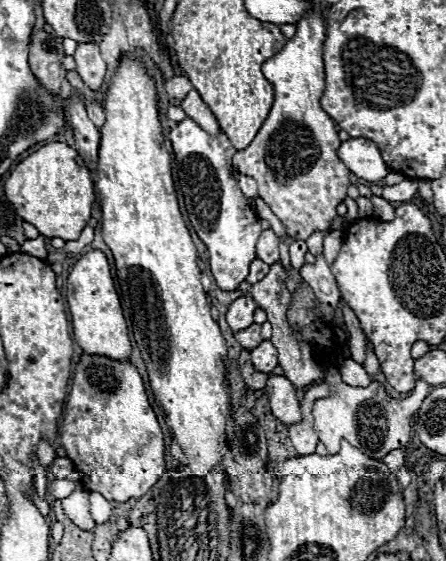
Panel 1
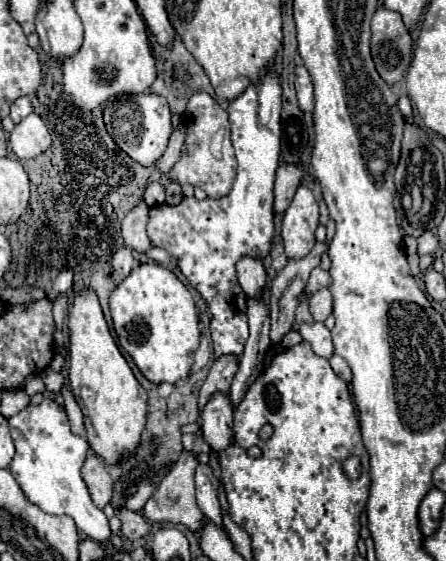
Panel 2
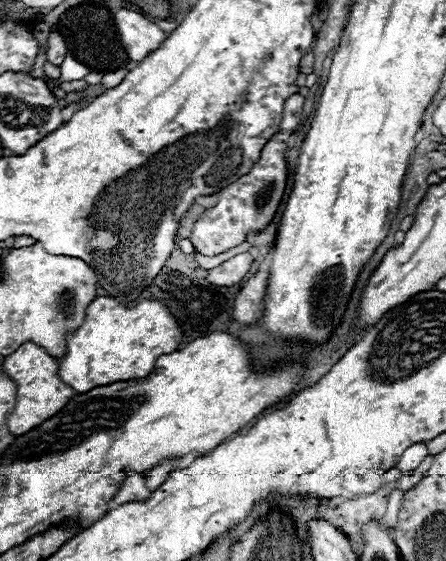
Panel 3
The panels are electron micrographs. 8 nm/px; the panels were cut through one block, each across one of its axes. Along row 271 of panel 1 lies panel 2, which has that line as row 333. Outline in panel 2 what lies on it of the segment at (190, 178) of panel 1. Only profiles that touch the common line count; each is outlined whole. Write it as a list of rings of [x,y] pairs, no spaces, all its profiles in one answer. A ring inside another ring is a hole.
[[[270,70],[266,78],[258,86],[250,86],[242,96],[238,96],[228,106],[228,118],[230,118],[230,130],[232,130],[232,146],[236,150],[238,160],[238,172],[232,184],[232,190],[216,200],[194,200],[194,198],[182,198],[180,204],[170,206],[166,202],[156,204],[148,212],[148,224],[146,232],[152,242],[152,246],[158,246],[166,250],[172,258],[176,258],[178,270],[188,278],[190,286],[194,286],[204,302],[208,304],[208,310],[212,314],[210,318],[210,332],[214,342],[214,358],[220,356],[234,356],[236,360],[242,358],[246,340],[248,340],[248,300],[240,290],[240,284],[236,280],[236,262],[244,256],[264,260],[270,254],[272,238],[274,238],[274,174],[280,160],[280,106],[282,106],[282,88],[280,80]]]

